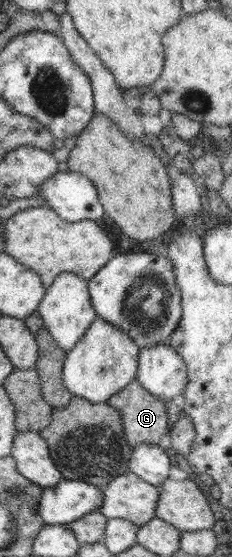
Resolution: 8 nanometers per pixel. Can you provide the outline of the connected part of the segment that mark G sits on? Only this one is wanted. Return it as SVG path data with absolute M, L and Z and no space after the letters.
M132 380L106 402L121 415L124 437L133 448L139 443L157 443L169 430L167 402Z

